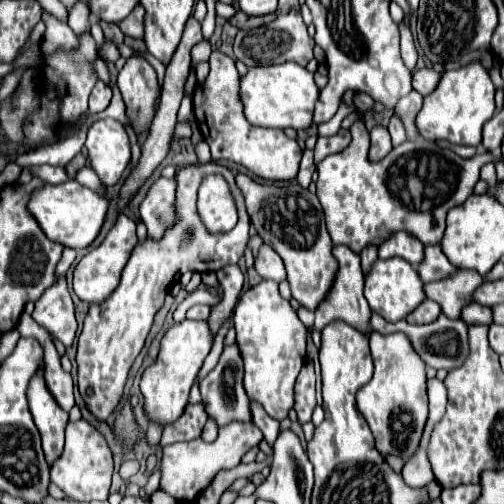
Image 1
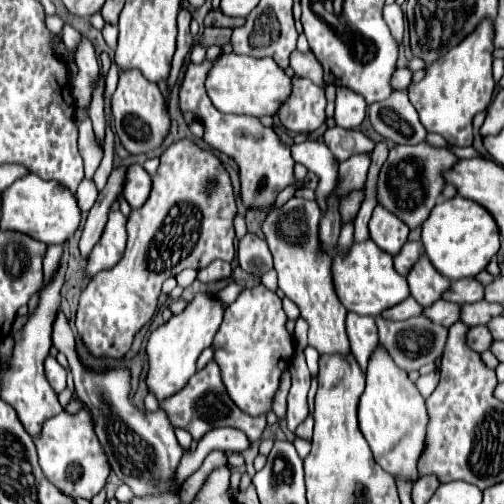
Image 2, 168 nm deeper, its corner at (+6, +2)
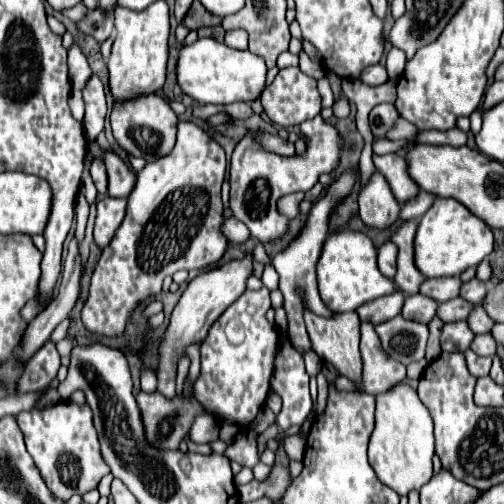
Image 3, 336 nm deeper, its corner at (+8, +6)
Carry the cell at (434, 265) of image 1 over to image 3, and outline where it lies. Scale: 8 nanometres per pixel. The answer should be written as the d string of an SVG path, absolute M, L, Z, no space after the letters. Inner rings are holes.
M384 242L378 248L378 270L386 278L394 278L394 272L396 272L396 246L392 242Z

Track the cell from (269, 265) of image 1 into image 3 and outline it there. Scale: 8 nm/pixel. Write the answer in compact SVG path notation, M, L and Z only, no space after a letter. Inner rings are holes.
M234 216L224 218L220 230L222 230L222 234L224 234L228 240L232 240L232 242L244 242L244 240L248 240L248 236L250 236L248 228L244 228L244 224L240 224L240 220L236 220Z

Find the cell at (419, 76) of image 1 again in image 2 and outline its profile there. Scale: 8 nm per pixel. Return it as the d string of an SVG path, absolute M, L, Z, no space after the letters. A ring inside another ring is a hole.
M400 68L400 70L396 70L392 84L394 84L396 90L406 90L406 88L410 88L410 84L412 84L412 70L410 70L410 68Z

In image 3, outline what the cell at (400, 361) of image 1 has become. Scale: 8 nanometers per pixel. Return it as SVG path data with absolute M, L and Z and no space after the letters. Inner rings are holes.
M398 384L392 390L376 396L376 428L368 446L368 460L378 480L400 496L408 496L412 490L420 490L432 478L434 456L434 432L428 408L420 404L416 390Z

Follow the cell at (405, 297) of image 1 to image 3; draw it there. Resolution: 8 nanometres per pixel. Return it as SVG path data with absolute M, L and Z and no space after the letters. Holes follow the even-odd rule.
M352 230L334 232L326 238L316 264L316 280L320 298L332 312L350 312L364 302L394 292L394 282L386 276L380 276L376 264L376 248L372 240L364 232Z

